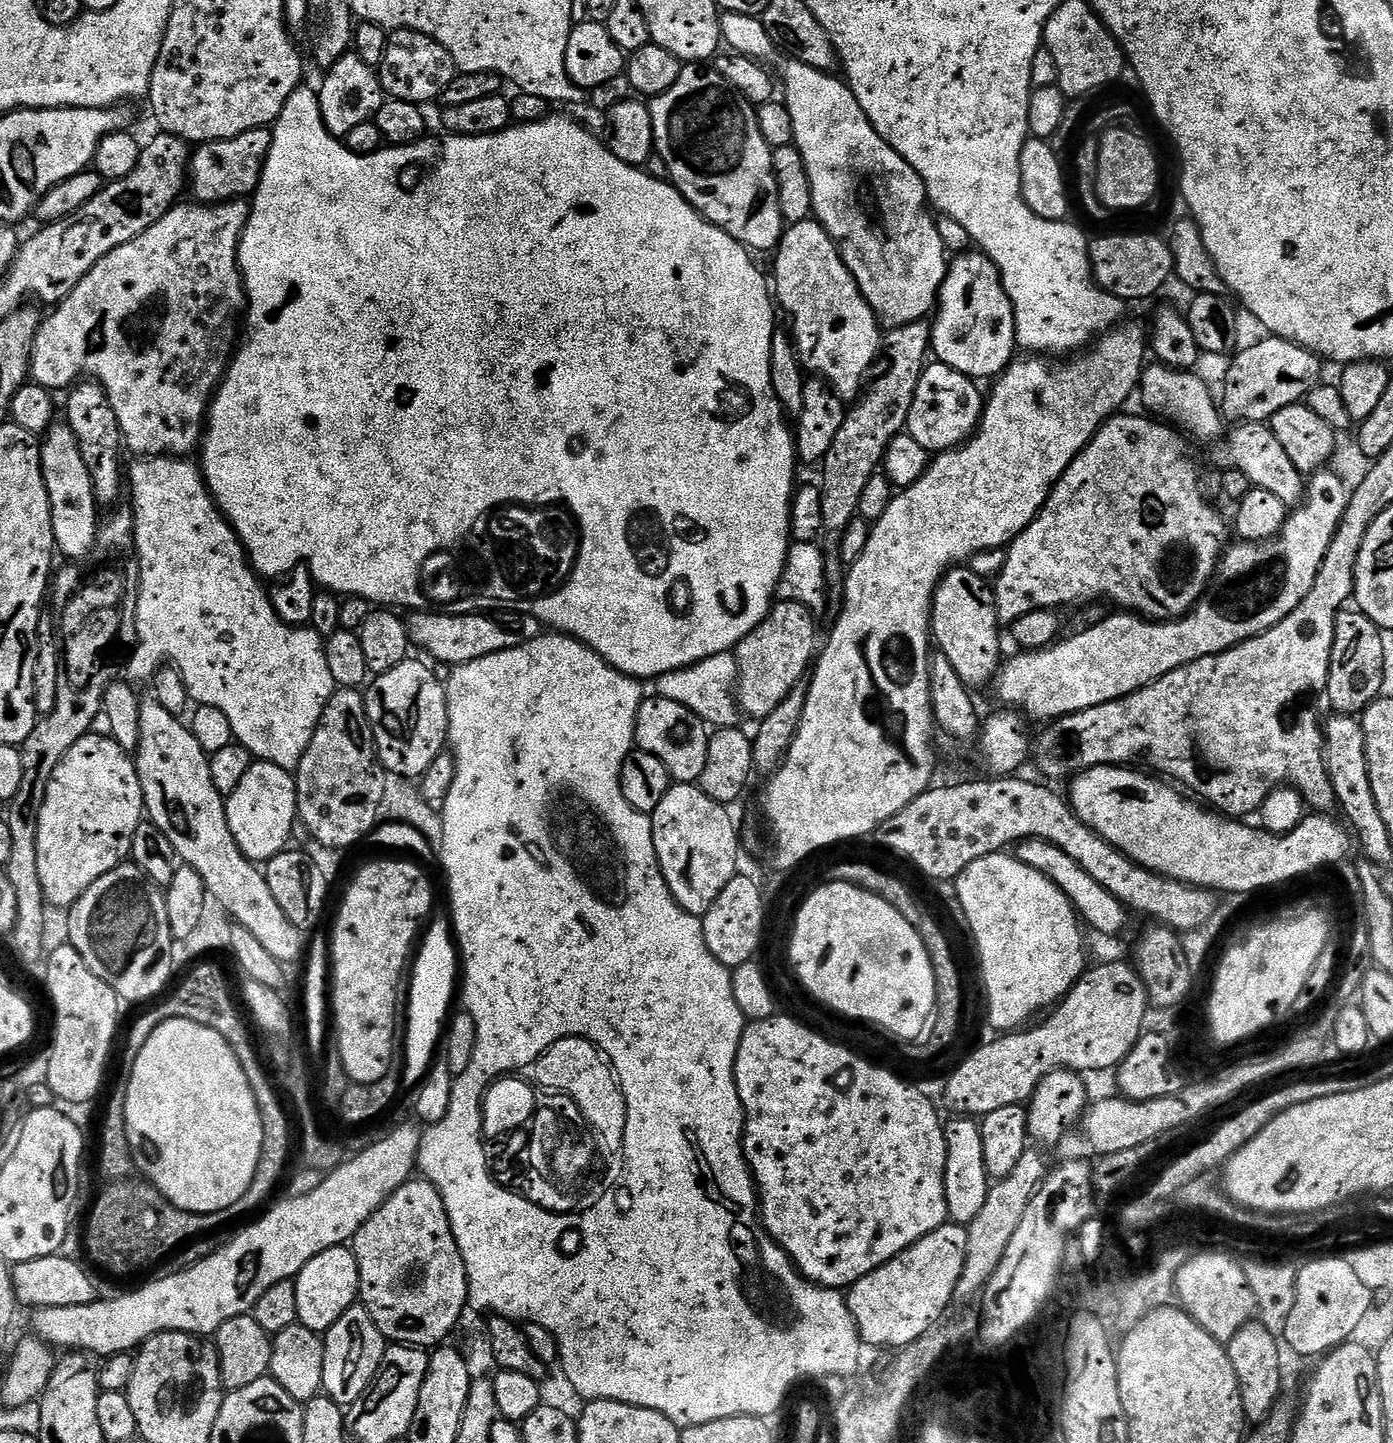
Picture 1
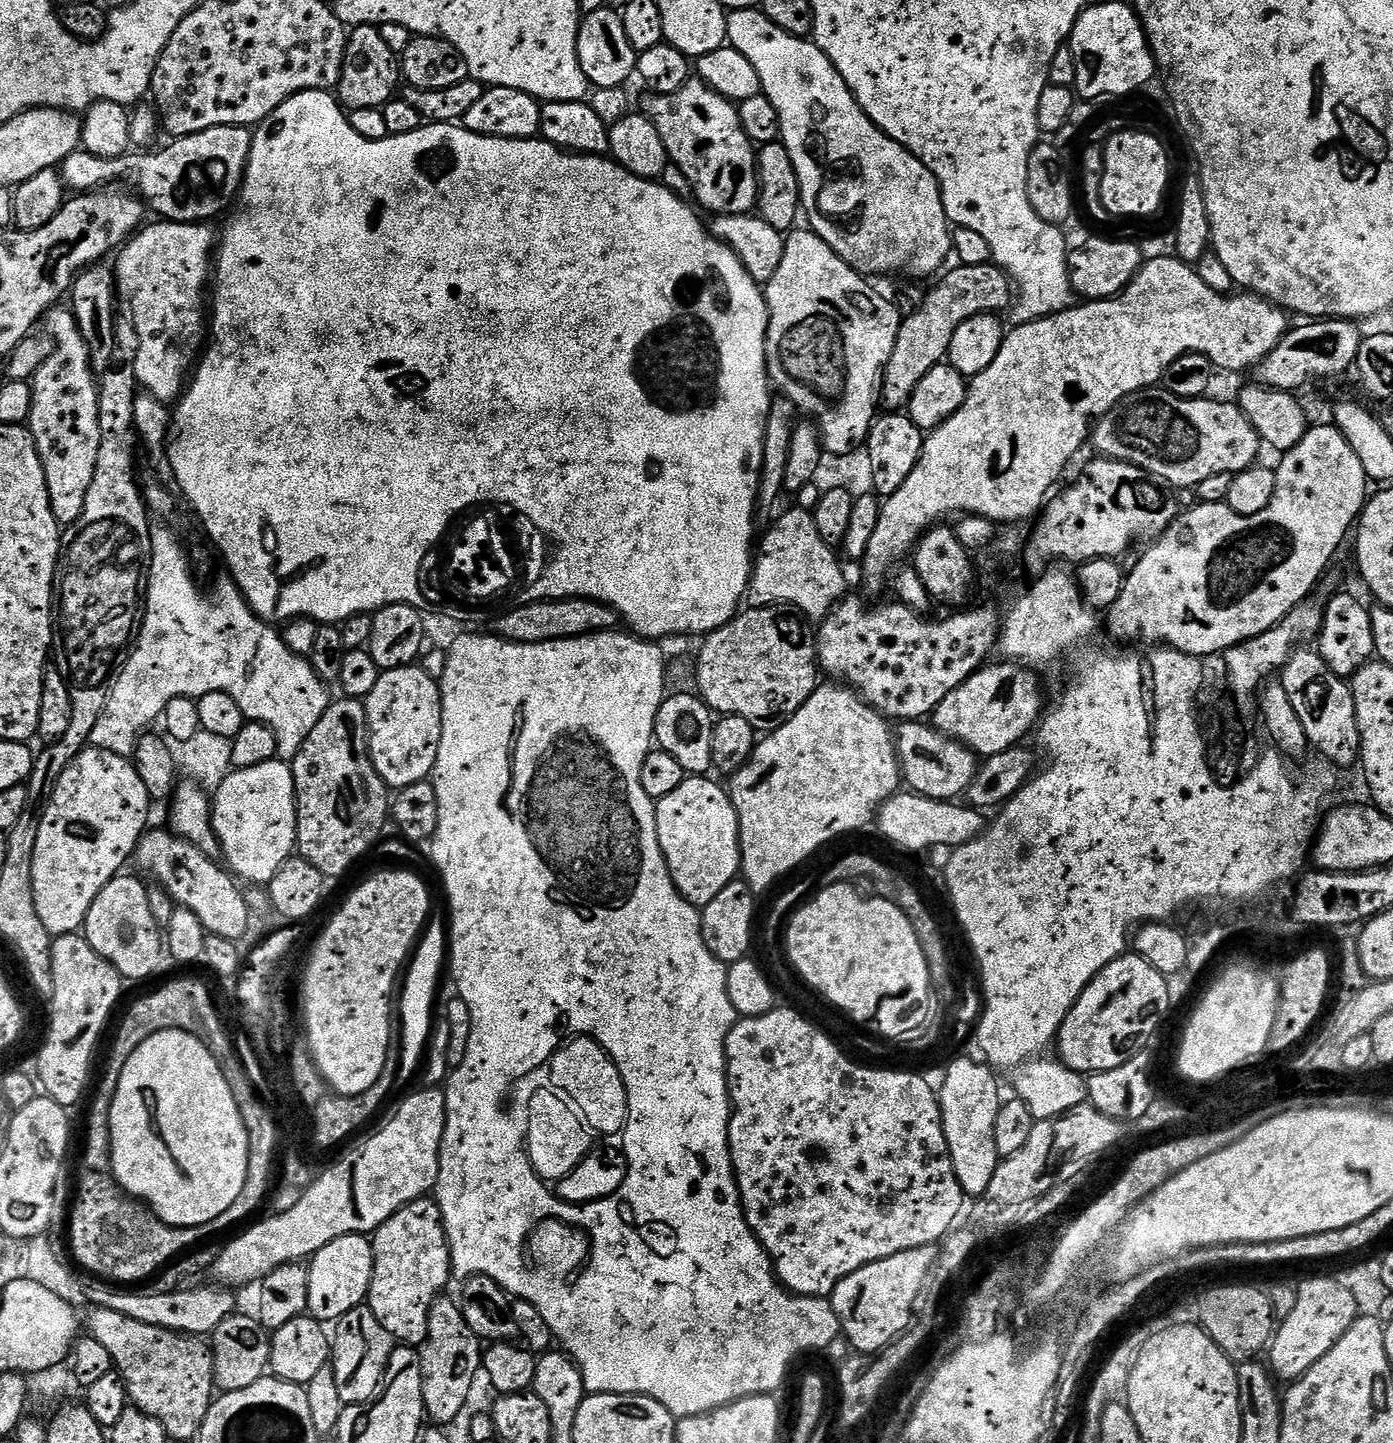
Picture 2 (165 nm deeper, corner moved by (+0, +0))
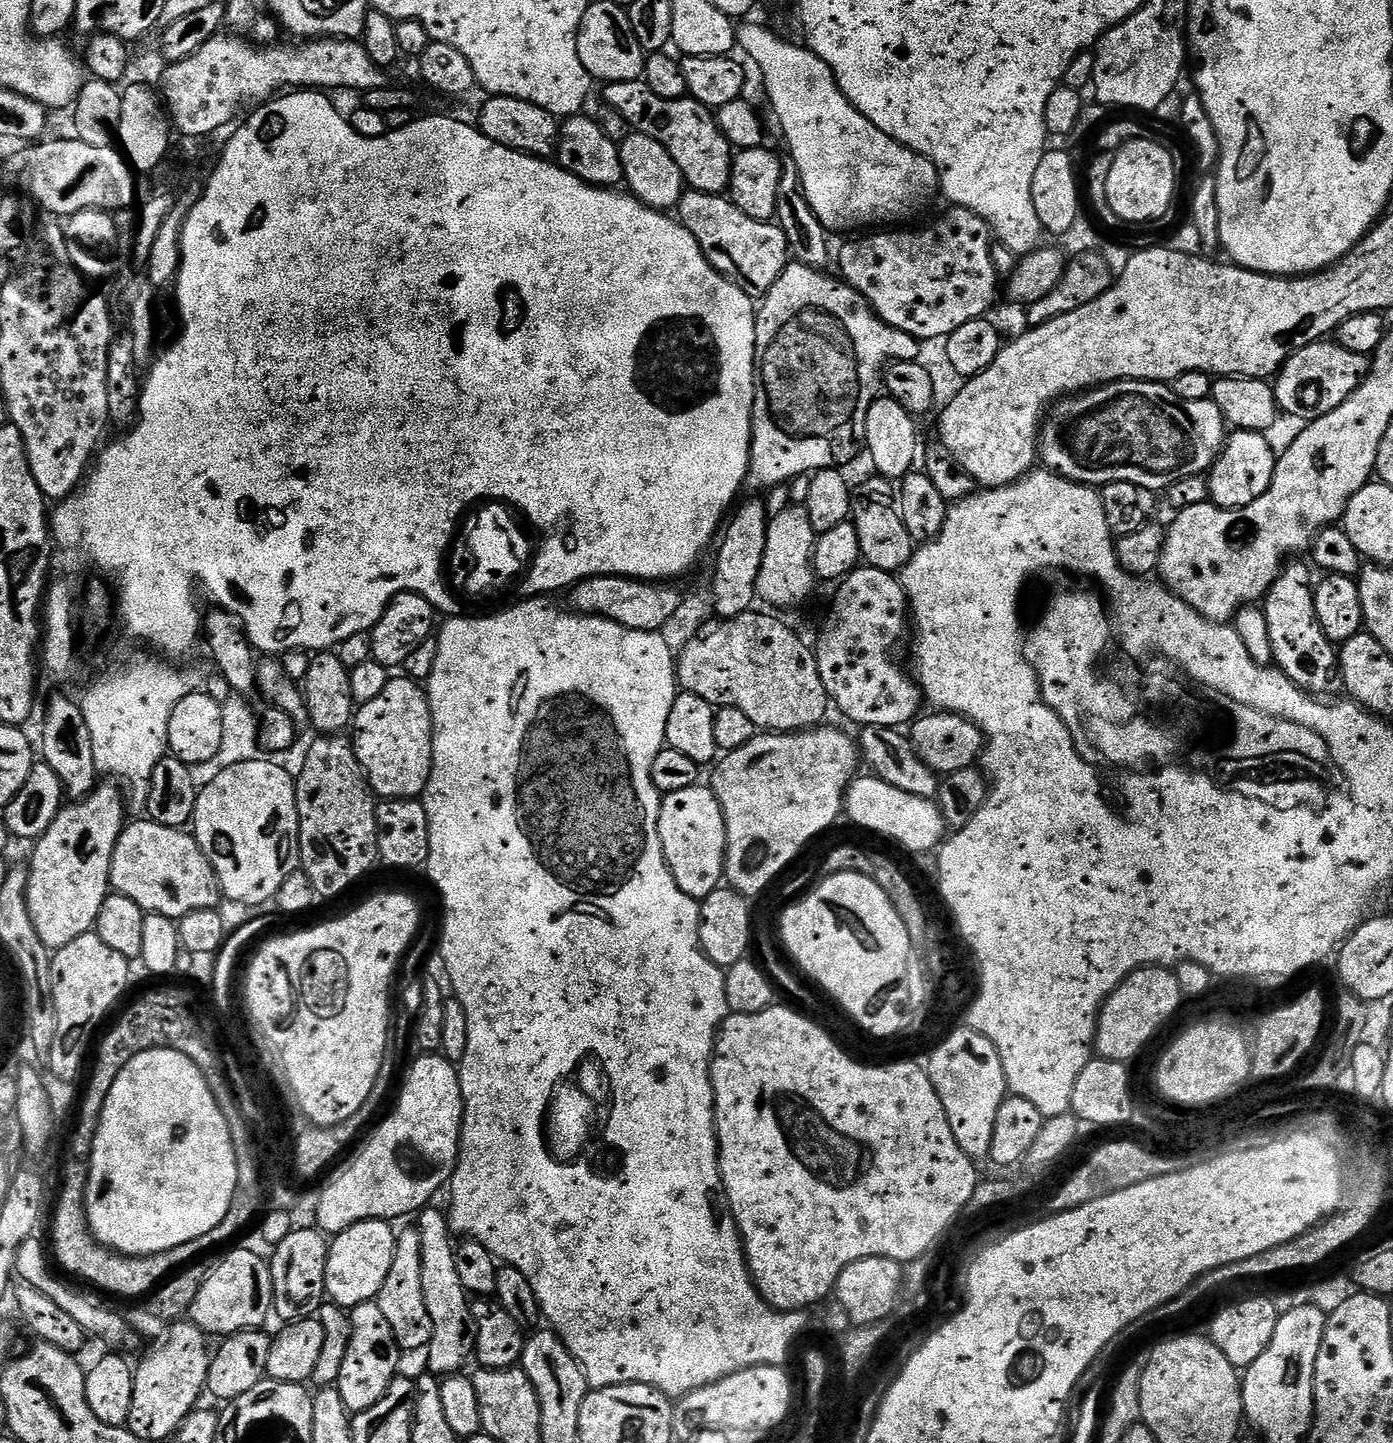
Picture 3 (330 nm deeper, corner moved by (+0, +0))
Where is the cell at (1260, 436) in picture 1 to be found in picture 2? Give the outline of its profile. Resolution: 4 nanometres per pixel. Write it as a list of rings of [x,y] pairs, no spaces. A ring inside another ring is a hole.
[[[1163,390],[1135,392],[1133,396],[1127,396],[1121,404],[1113,406],[1101,420],[1096,421],[1090,437],[1091,447],[1096,447],[1100,451],[1097,453],[1103,459],[1129,464],[1165,485],[1173,484],[1176,488],[1188,490],[1195,489],[1197,484],[1214,474],[1235,474],[1253,467],[1259,461],[1256,459],[1260,456],[1262,441],[1254,426],[1250,426],[1239,403],[1223,404],[1220,400],[1208,399],[1182,400]]]

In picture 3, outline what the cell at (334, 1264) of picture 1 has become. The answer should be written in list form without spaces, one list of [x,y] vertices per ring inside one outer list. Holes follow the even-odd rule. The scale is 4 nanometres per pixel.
[[[363,1220],[331,1237],[326,1258],[326,1296],[331,1303],[351,1310],[375,1301],[394,1263],[398,1232],[392,1228],[395,1227],[387,1220]]]

